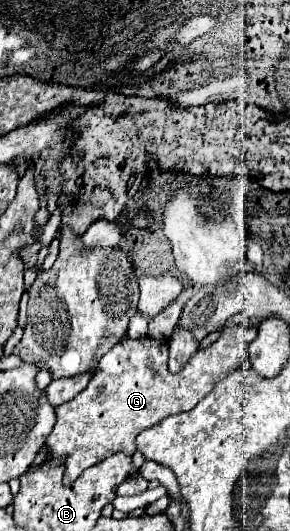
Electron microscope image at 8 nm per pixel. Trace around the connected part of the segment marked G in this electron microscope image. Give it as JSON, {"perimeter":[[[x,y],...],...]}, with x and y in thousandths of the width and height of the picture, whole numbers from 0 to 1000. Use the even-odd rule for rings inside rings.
{"perimeter":[[[772,614],[759,637],[717,655],[690,655],[614,704],[579,701],[572,640],[531,640],[517,633],[476,640],[441,637],[366,663],[338,682],[345,701],[317,708],[303,727],[262,750],[193,768],[193,802],[152,832],[166,863],[221,870],[221,911],[248,911],[283,885],[400,851],[455,859],[469,851],[462,825],[490,810],[552,798],[586,780],[662,772],[745,719],[814,693],[862,685],[855,655],[883,629],[883,614]]]}

